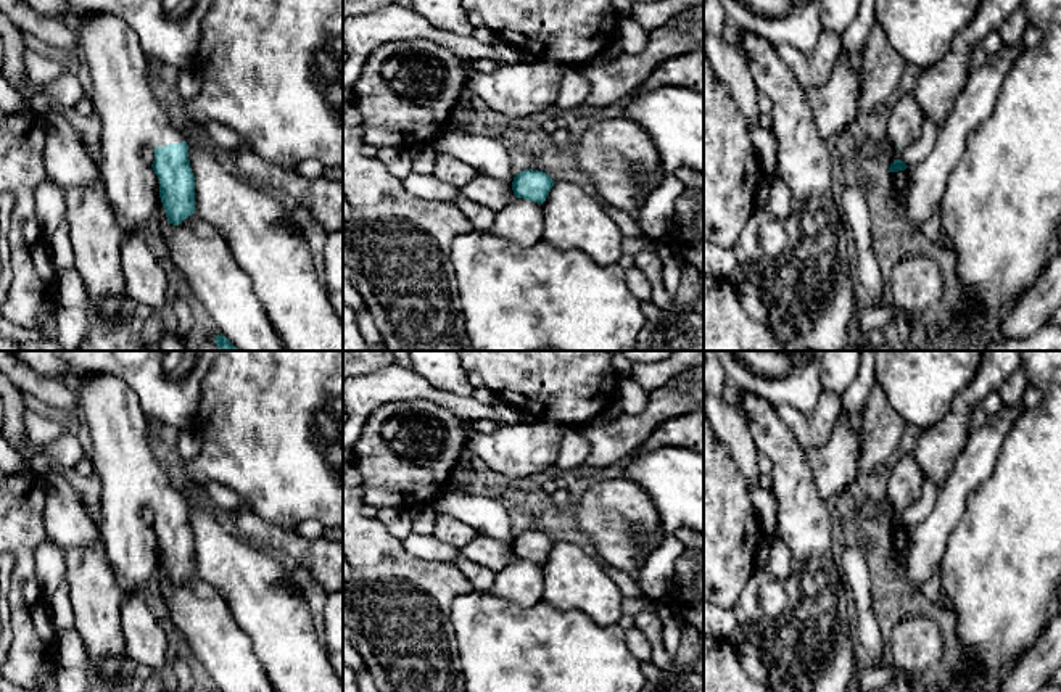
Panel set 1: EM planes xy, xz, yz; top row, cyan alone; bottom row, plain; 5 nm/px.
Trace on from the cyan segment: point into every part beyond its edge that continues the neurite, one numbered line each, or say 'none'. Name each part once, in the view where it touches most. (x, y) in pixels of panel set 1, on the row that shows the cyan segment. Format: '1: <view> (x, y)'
1: xy (131, 116)

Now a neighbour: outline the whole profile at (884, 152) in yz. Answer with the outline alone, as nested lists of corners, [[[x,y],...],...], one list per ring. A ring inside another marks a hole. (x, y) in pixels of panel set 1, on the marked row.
[[[924,117],[921,137],[910,146],[897,146],[889,135],[869,148],[869,154],[884,164],[887,169],[895,159],[906,166],[914,166],[923,161],[934,148],[937,137],[937,126],[934,121]]]

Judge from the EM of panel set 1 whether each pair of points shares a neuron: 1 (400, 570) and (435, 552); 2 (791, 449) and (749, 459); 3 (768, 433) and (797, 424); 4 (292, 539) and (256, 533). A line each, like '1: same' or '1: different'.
1: different
2: different
3: different
4: same

